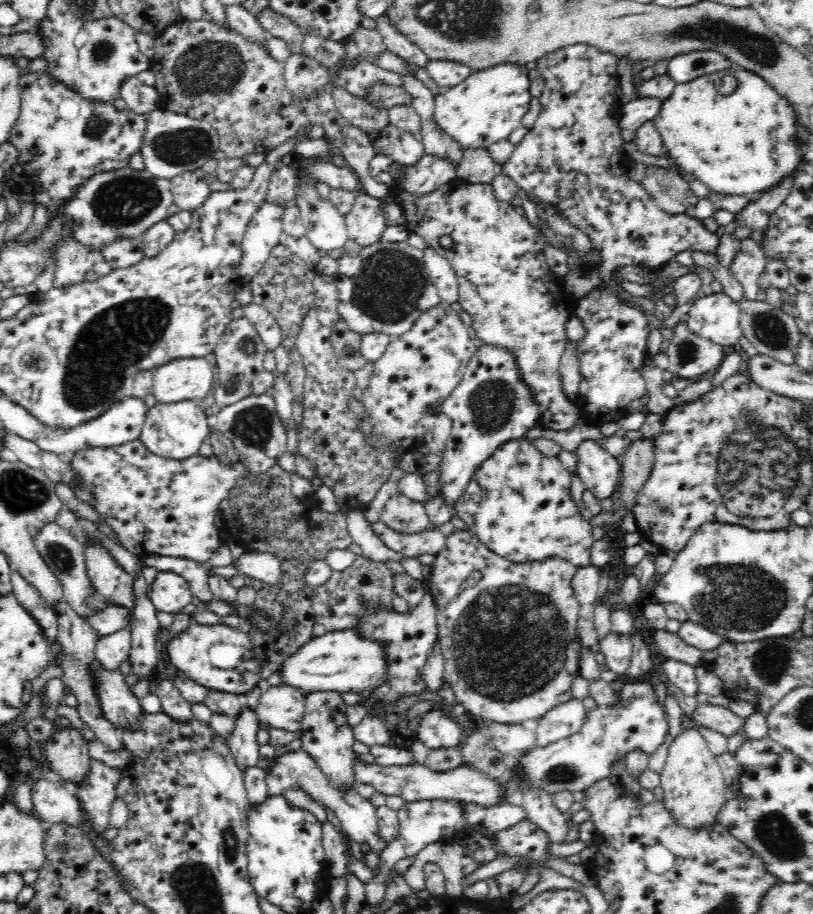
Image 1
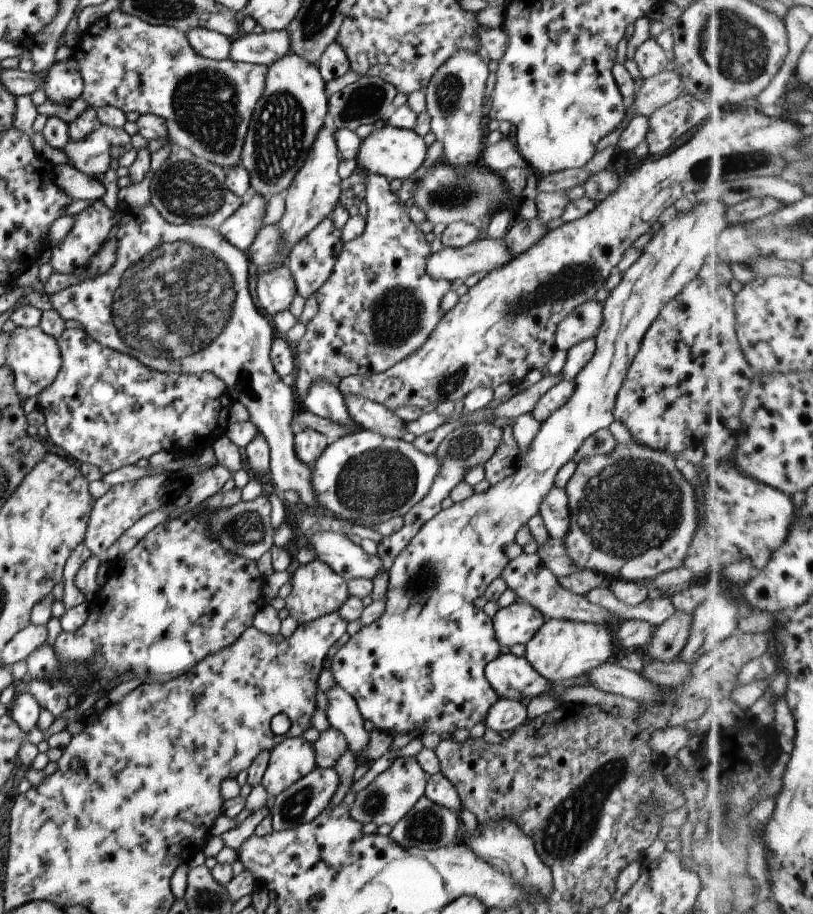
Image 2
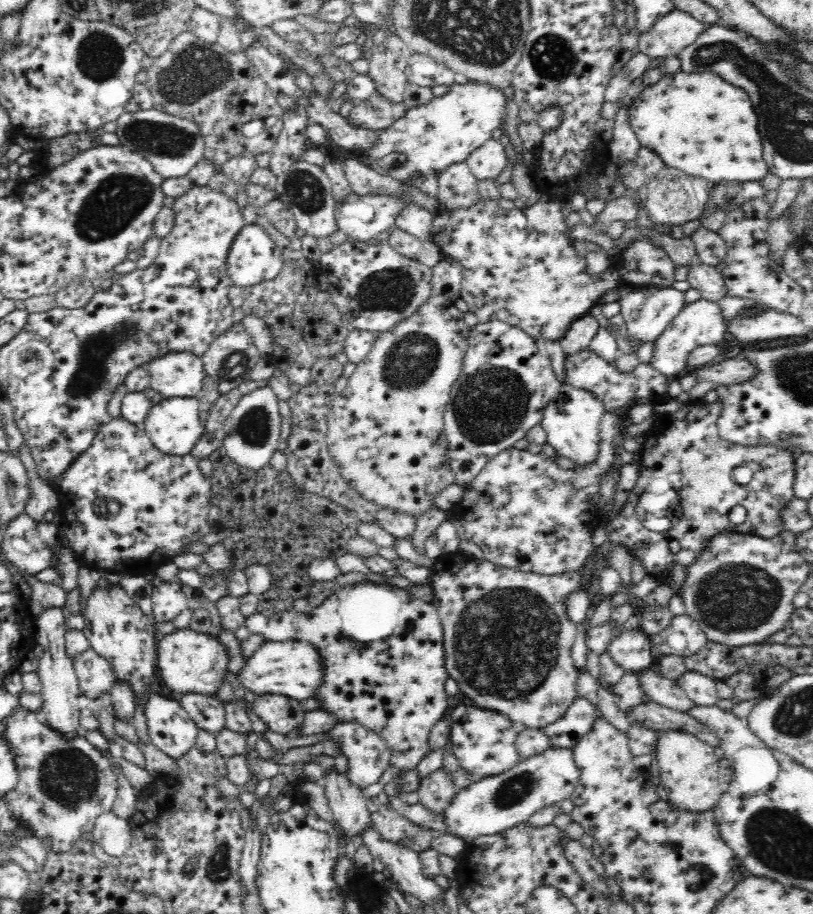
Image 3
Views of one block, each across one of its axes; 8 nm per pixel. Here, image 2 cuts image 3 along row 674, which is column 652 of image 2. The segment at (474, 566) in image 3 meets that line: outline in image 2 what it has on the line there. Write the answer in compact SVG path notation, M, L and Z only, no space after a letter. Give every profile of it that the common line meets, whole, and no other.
M636 441L628 445L618 444L610 454L589 456L577 462L576 470L565 487L569 500L570 526L568 534L562 540L575 568L578 567L579 570L591 569L596 574L603 574L607 579L640 582L644 579L655 579L662 572L683 566L688 554L688 547L692 542L695 530L698 528L698 519L702 511L702 498L701 493L694 494L694 488L690 488L691 484L682 476L677 465L676 456L651 449Z

